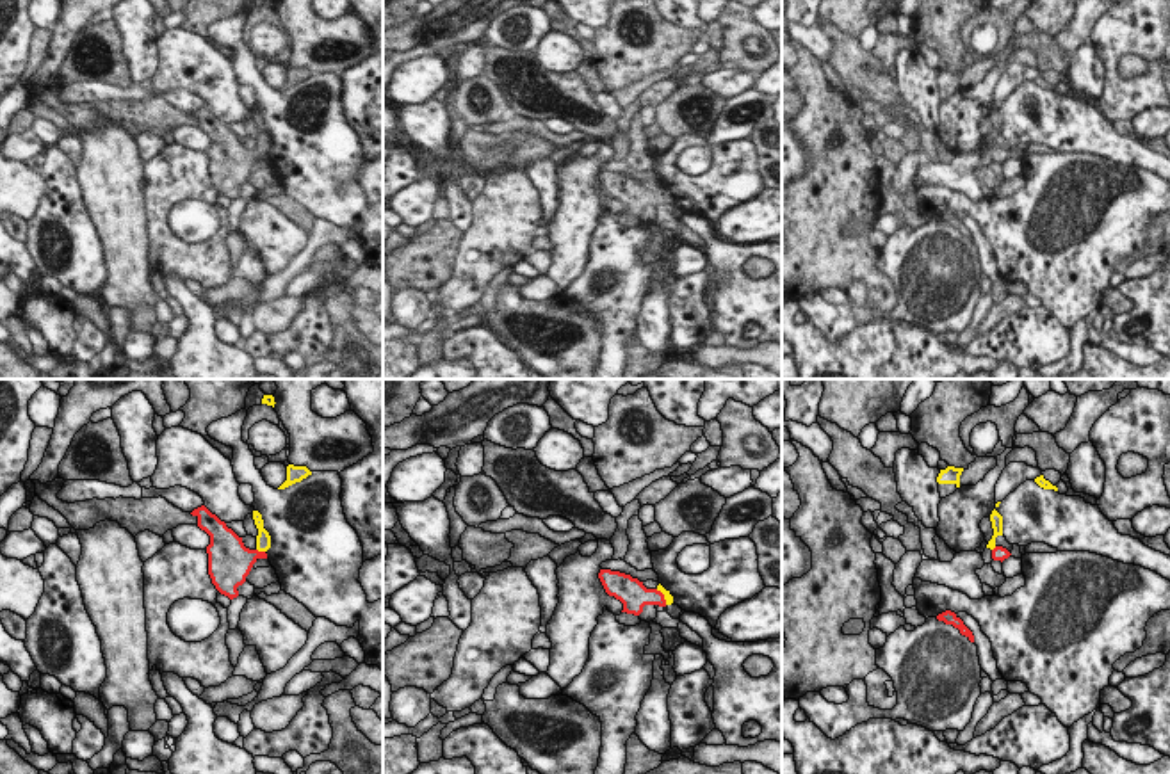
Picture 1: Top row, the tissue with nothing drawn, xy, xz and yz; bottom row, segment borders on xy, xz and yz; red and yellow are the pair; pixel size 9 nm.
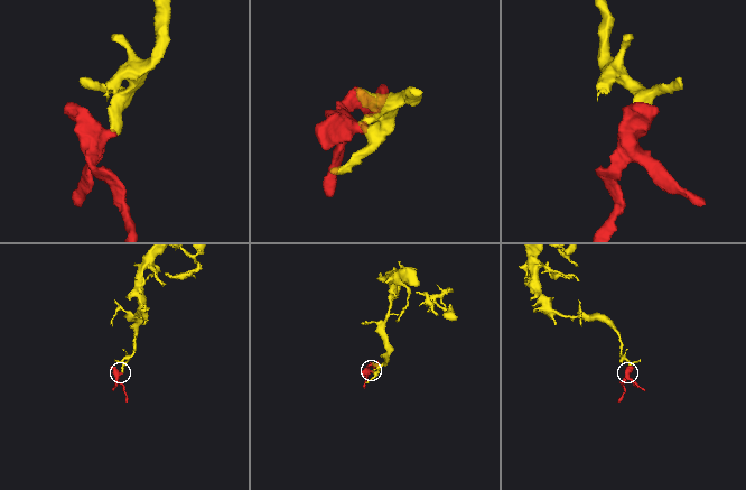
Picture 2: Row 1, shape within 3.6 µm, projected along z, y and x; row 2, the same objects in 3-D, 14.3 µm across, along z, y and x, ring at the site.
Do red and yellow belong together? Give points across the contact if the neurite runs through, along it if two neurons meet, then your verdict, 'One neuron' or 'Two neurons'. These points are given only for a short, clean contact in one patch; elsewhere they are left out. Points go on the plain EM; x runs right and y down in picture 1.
Path across: xy (234, 161), (260, 153), (262, 141). One neuron.

